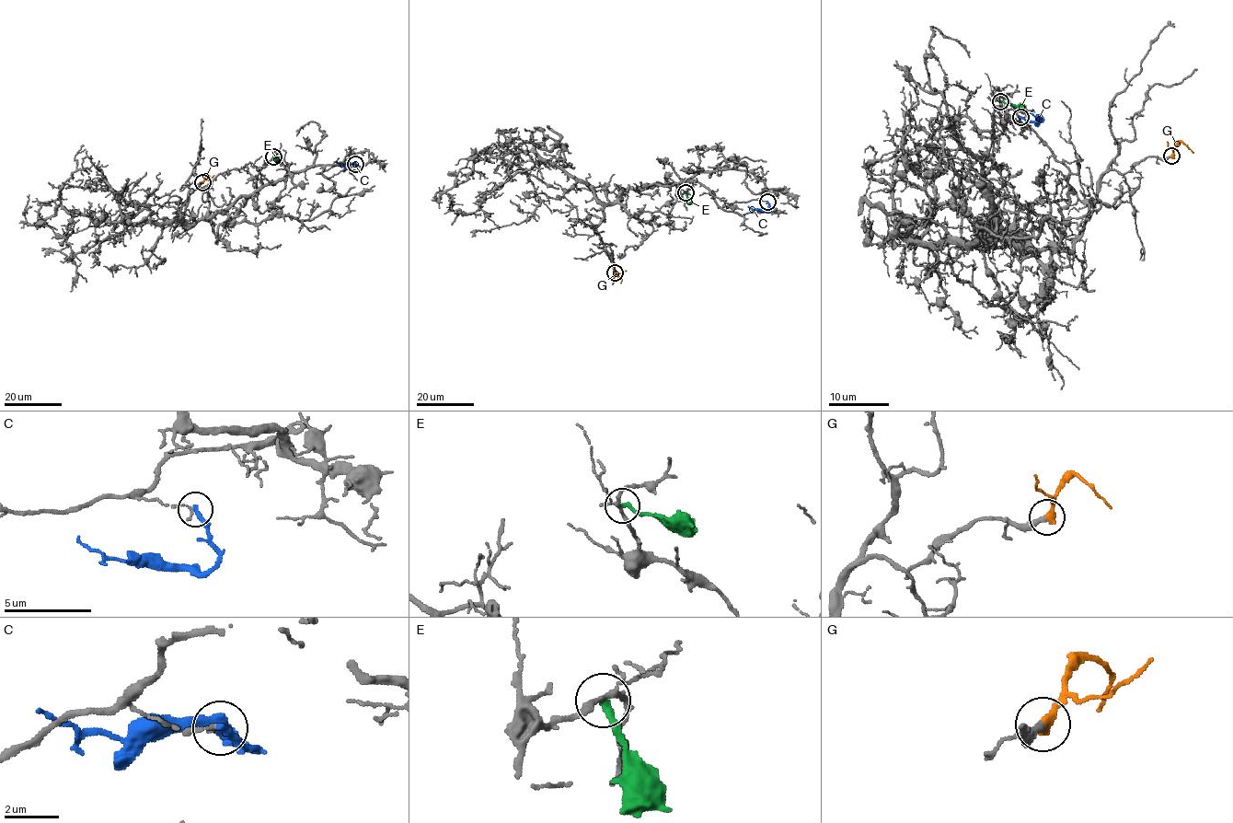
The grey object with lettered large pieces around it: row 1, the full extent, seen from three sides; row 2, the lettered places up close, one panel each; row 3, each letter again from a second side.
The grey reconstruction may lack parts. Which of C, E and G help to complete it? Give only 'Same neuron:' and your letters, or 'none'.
Same neuron: G

